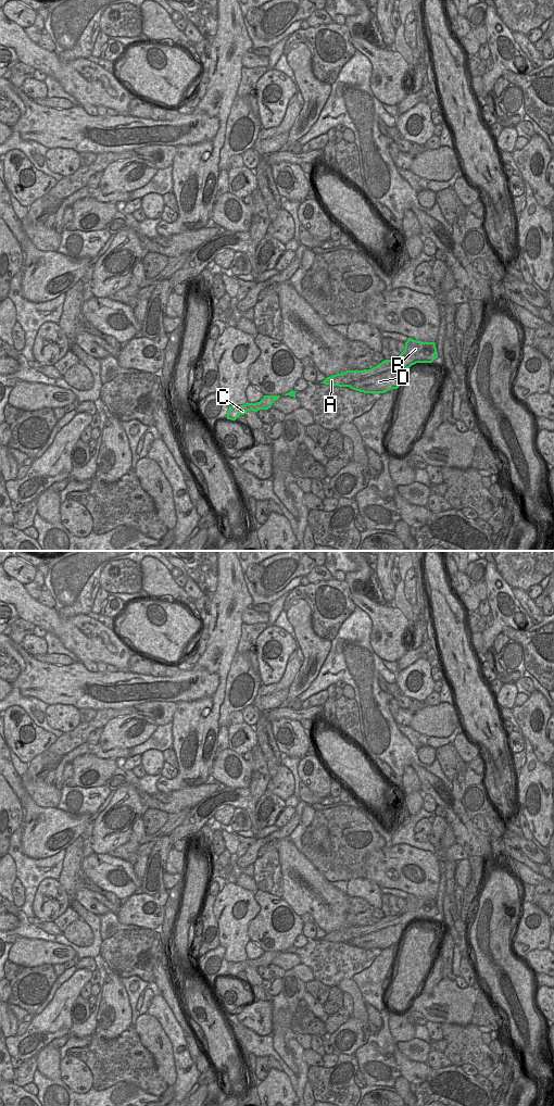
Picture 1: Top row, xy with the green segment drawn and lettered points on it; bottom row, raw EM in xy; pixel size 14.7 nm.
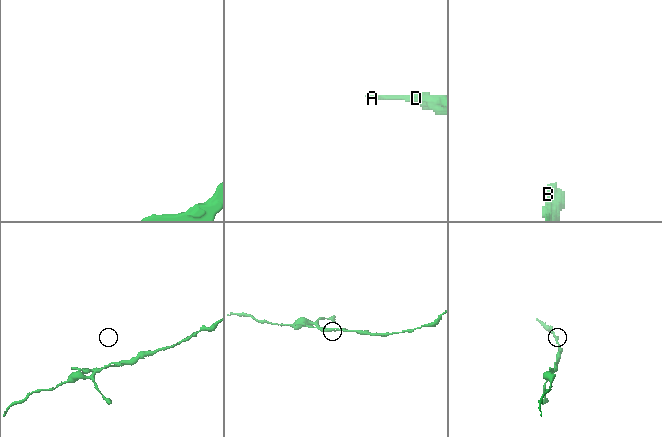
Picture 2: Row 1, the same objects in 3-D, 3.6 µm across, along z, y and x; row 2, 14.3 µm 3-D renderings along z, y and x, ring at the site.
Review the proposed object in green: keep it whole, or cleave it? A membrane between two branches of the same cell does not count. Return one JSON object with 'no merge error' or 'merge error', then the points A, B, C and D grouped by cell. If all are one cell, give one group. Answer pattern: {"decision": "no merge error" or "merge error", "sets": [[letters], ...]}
{"decision": "merge error", "sets": [["A", "B"], ["C", "D"]]}

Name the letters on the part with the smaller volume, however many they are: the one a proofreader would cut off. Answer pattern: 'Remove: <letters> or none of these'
Remove: C, D

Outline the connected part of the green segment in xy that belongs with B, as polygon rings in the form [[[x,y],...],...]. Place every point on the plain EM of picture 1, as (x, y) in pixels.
[[[408,894],[404,907],[394,916],[385,916],[379,921],[364,927],[347,927],[327,933],[323,939],[329,942],[347,943],[354,938],[361,938],[387,927],[403,925],[406,927],[416,919],[432,919],[438,915],[435,898],[420,898]]]

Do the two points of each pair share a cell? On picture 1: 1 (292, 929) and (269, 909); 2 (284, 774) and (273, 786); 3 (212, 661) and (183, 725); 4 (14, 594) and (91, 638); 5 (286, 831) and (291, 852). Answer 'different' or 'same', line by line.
1: same
2: same
3: same
4: same
5: different

